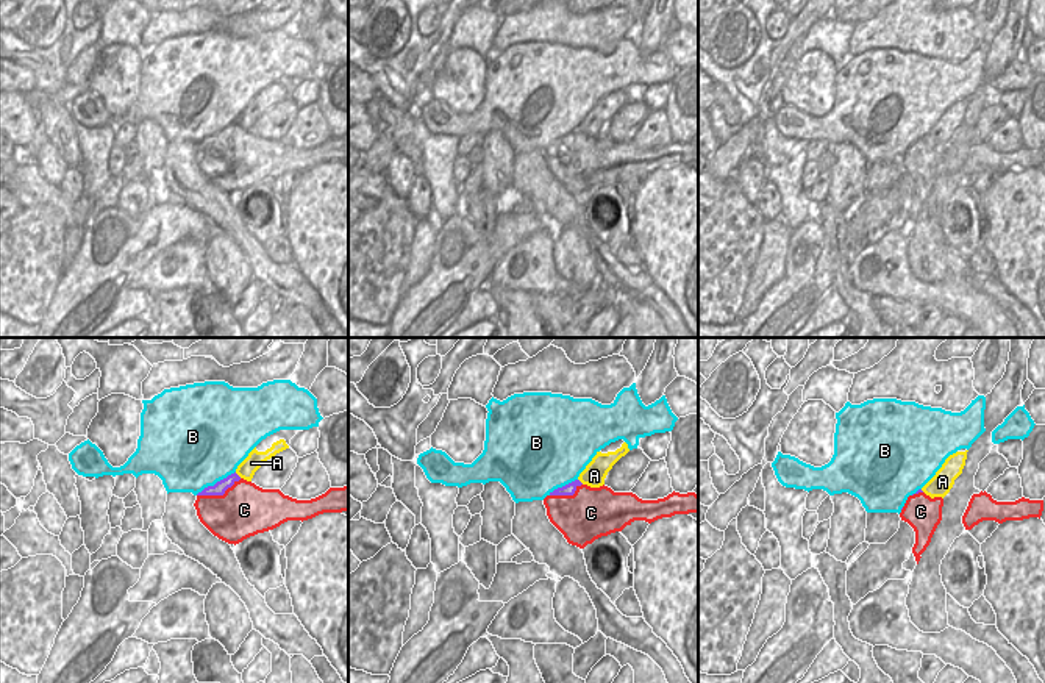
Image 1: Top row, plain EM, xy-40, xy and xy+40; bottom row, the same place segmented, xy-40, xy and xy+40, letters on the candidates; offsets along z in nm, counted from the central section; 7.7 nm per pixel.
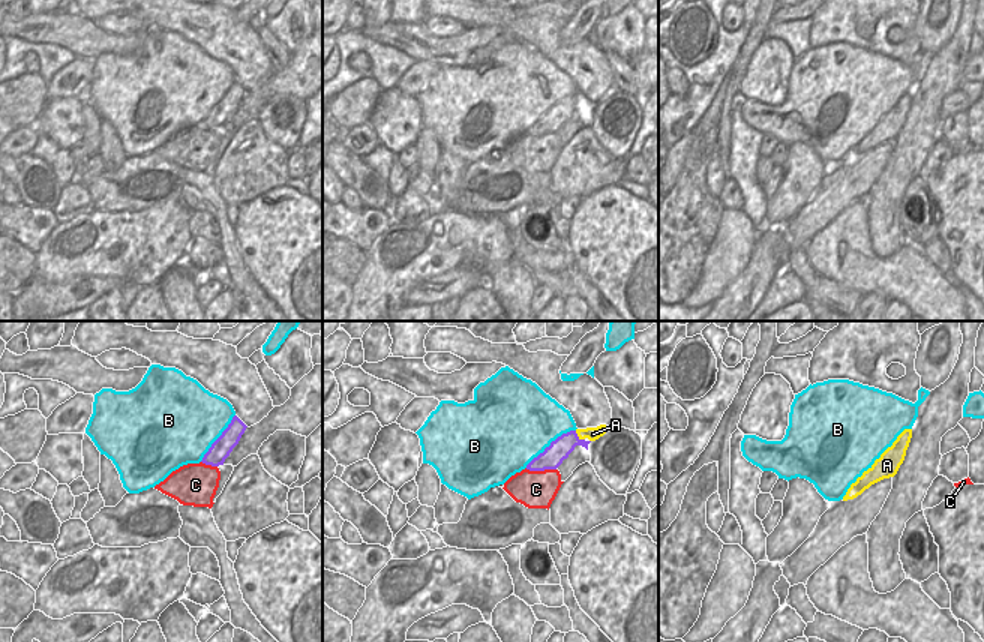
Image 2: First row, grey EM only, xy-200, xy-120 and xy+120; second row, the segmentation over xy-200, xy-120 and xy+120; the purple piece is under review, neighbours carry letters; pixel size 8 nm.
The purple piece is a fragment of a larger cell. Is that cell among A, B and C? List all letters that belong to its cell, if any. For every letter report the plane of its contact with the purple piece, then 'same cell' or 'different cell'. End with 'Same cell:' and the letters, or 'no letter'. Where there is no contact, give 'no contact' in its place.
A: contact in xy-40; same cell
B: contact in xy-40; different cell
C: contact in xy-40; different cell
Same cell: A

